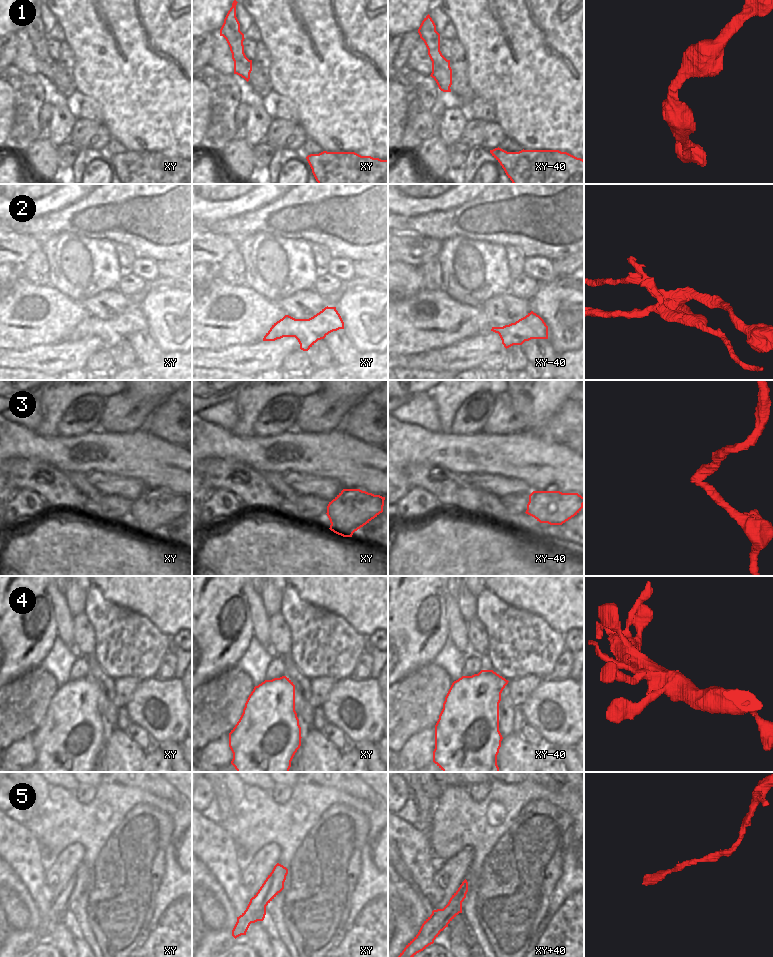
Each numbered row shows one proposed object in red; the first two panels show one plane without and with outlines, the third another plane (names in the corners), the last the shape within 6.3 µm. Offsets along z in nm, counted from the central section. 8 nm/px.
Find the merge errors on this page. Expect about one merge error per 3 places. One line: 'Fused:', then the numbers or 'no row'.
Fused: 2, 3

